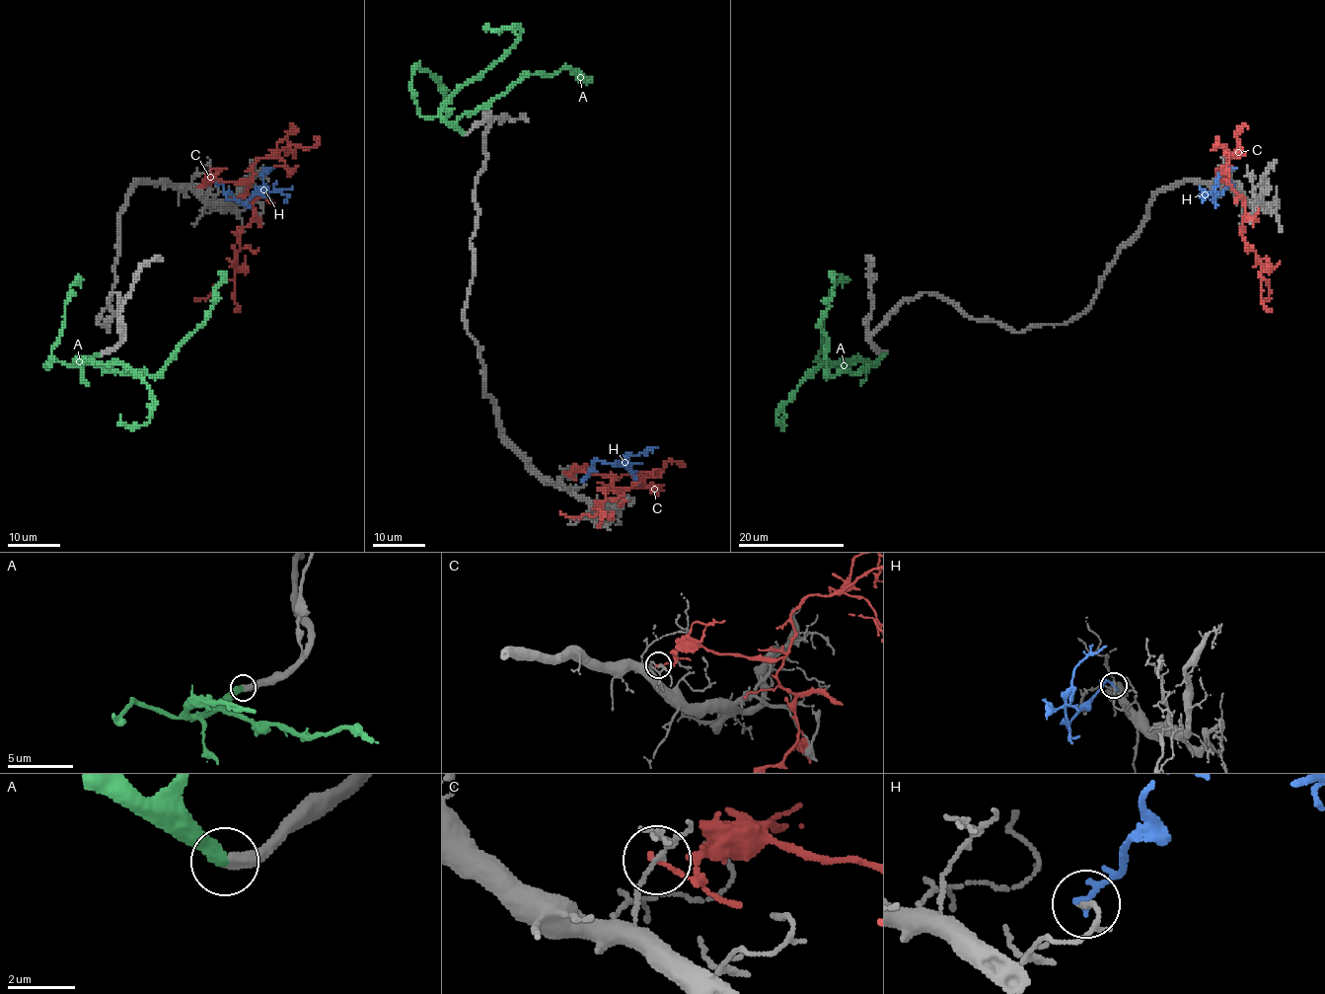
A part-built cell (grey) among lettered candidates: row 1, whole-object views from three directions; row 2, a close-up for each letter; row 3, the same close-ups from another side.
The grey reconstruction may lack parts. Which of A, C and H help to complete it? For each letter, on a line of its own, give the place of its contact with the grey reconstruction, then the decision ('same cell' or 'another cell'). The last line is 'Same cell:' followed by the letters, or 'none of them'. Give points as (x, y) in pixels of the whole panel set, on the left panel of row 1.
A: (98, 353) | same cell
C: (198, 186) | another cell
H: (217, 185) | another cell
Same cell: A

